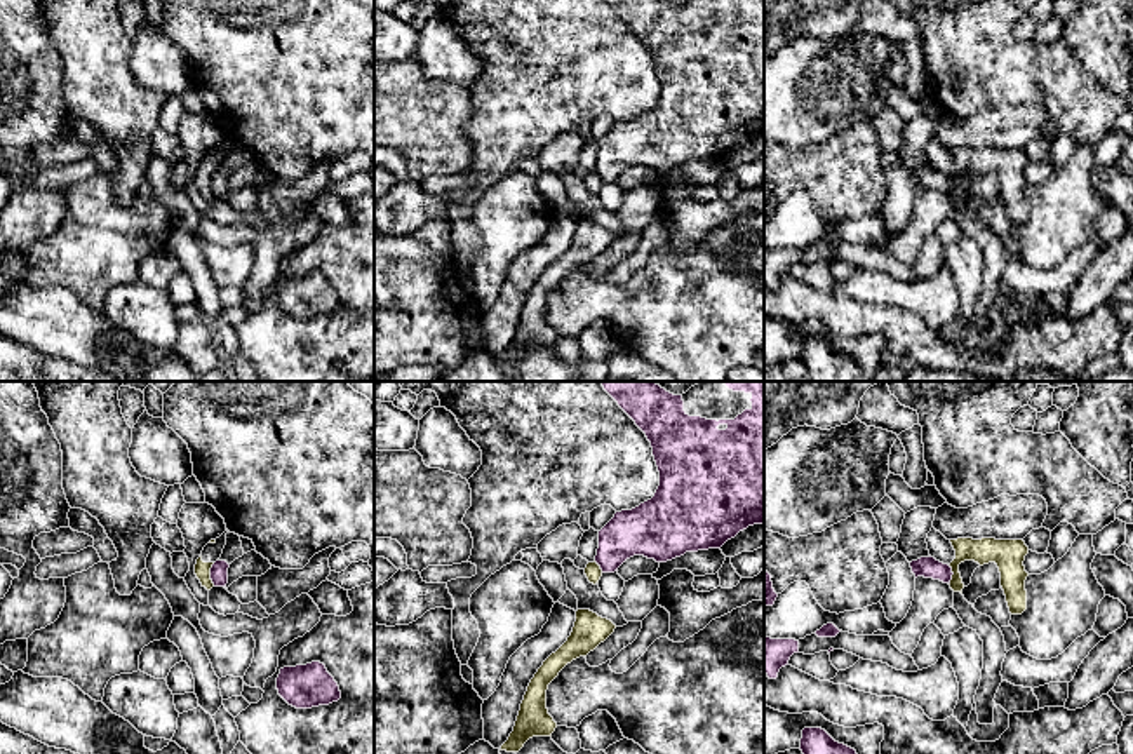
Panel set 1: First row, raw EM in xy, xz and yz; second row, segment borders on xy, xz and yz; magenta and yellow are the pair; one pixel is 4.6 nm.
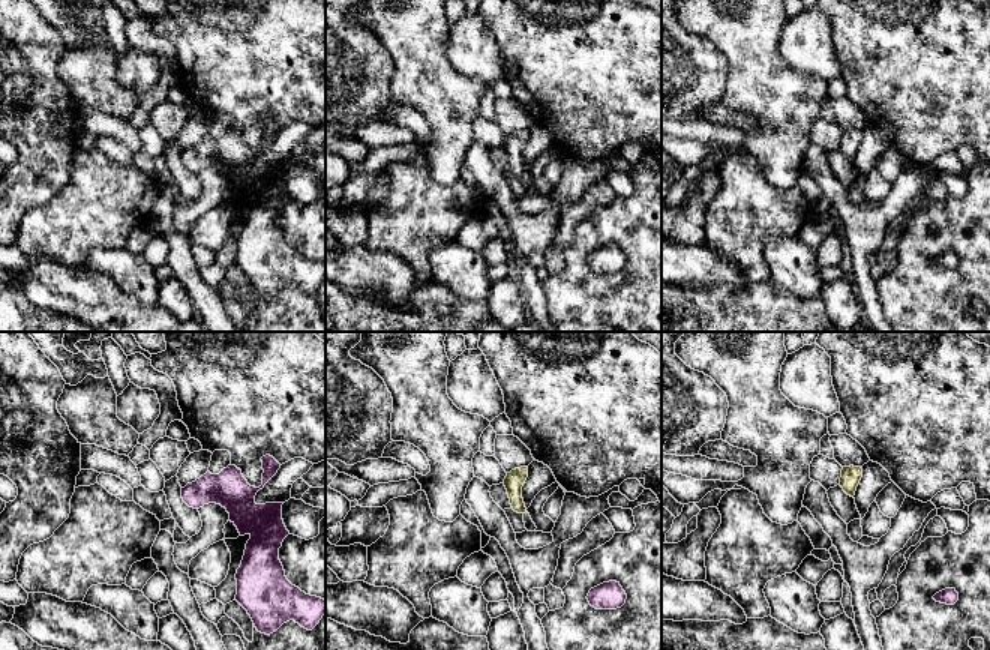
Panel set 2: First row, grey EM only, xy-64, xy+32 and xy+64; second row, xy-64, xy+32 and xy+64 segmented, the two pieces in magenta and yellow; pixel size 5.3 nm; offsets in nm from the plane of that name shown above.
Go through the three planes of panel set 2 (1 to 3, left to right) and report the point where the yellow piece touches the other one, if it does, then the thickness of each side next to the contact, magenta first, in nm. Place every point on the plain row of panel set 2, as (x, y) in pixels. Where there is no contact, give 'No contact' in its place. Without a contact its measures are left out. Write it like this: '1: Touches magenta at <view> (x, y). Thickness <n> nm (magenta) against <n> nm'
1: No contact
2: No contact
3: No contact

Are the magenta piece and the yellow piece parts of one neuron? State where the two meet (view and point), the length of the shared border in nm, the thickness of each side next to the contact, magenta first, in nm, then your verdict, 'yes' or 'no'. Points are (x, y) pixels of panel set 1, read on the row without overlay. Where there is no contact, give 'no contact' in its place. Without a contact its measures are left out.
xy (211, 185) | 110 nm | 80/80 nm | no

